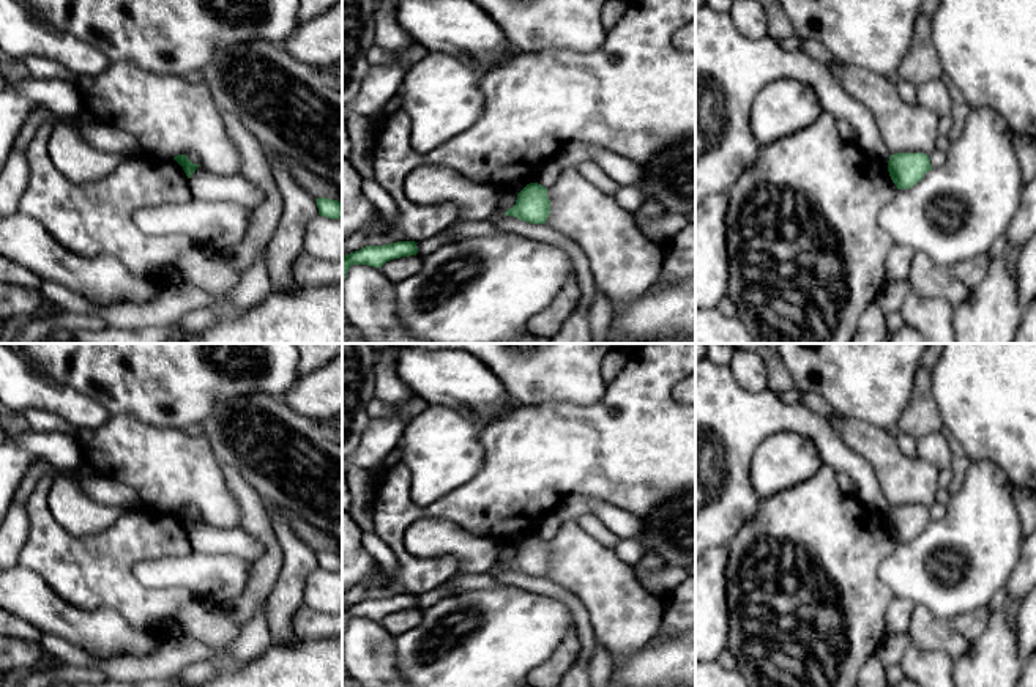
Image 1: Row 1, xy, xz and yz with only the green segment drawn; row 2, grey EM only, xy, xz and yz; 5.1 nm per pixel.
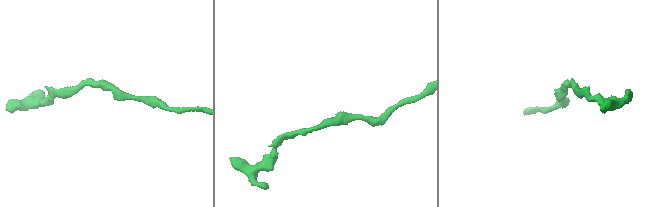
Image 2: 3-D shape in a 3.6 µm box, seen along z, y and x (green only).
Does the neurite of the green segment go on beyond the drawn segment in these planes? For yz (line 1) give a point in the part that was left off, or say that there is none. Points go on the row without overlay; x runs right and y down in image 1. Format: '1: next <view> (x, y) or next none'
1: next none

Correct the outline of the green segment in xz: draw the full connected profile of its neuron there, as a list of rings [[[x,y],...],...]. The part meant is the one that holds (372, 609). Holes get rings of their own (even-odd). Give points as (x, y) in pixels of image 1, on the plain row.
[[[397,594],[383,599],[366,599],[342,610],[342,637],[345,627],[352,618],[367,618],[374,621],[382,621],[386,615],[410,610],[418,607],[418,596],[415,594]]]

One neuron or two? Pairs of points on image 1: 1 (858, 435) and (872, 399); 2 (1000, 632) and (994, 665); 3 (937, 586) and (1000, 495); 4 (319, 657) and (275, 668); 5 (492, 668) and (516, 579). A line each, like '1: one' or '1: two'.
1: two
2: one
3: one
4: one
5: two

